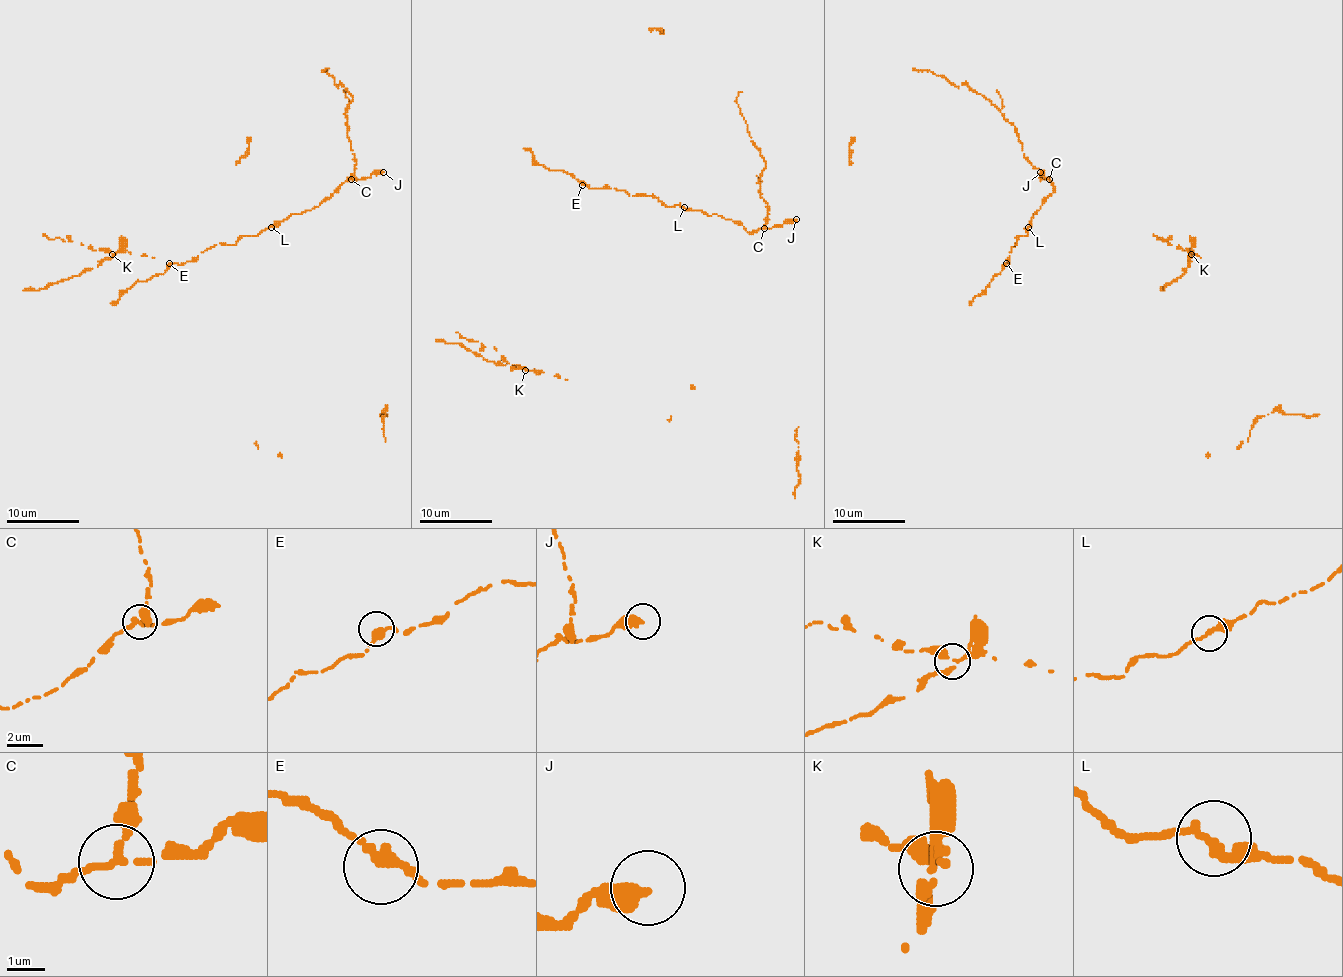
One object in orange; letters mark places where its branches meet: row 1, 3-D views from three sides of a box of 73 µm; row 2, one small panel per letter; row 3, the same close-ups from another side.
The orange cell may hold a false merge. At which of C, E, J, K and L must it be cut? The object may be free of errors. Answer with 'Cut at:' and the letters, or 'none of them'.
Cut at: C

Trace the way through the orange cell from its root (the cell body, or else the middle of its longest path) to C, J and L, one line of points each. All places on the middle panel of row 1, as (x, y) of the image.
C: (605, 188), (716, 214), (747, 232), (764, 228)
J: (605, 188), (716, 214), (747, 232), (796, 219)
L: (605, 188), (623, 190), (629, 196), (654, 196), (667, 207), (684, 207)

